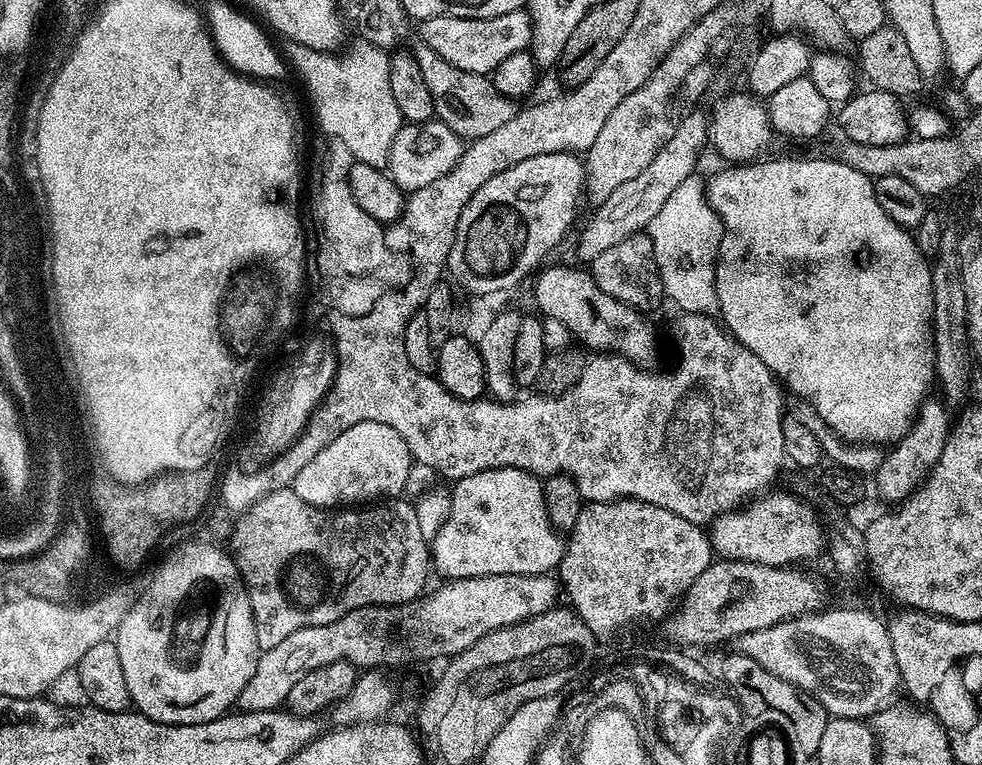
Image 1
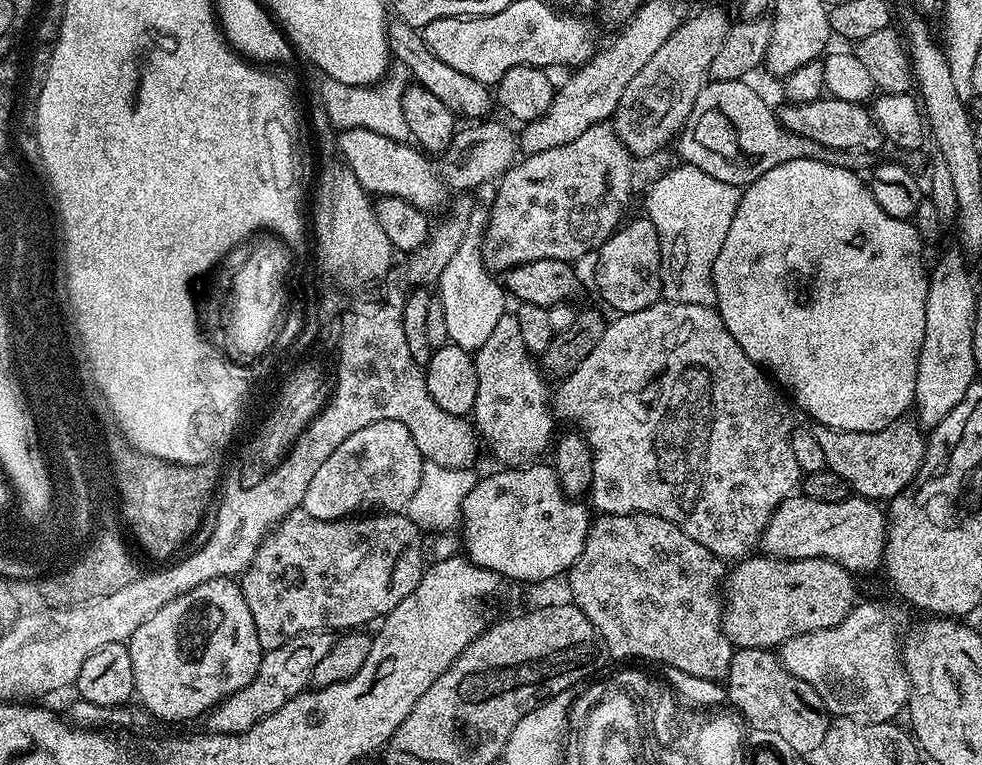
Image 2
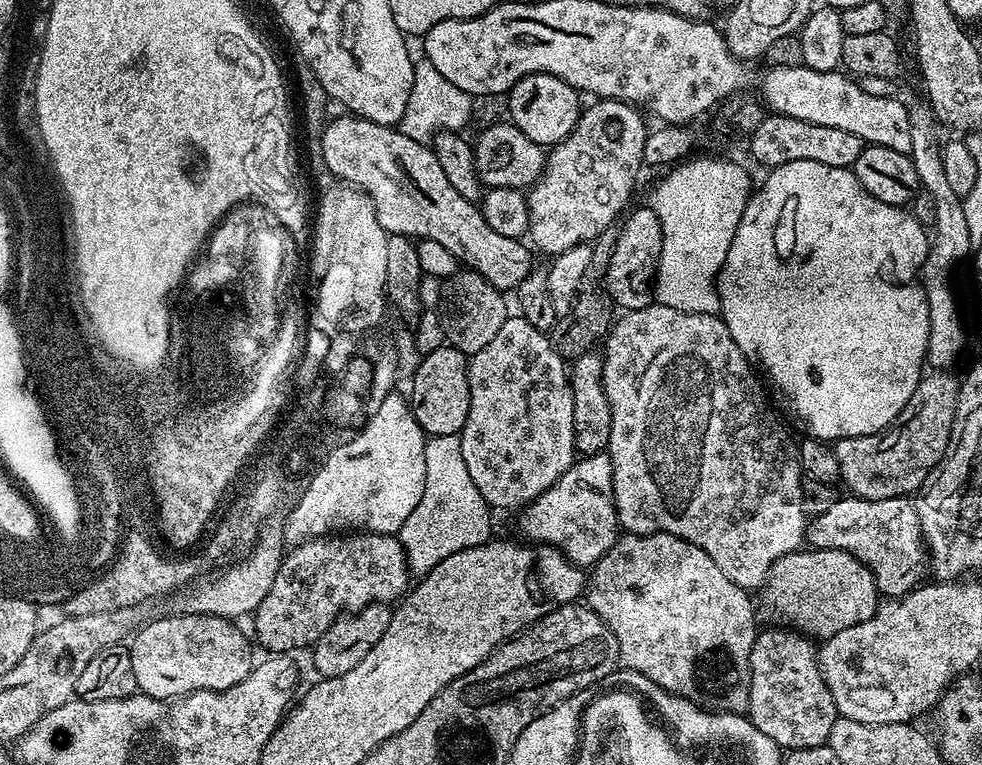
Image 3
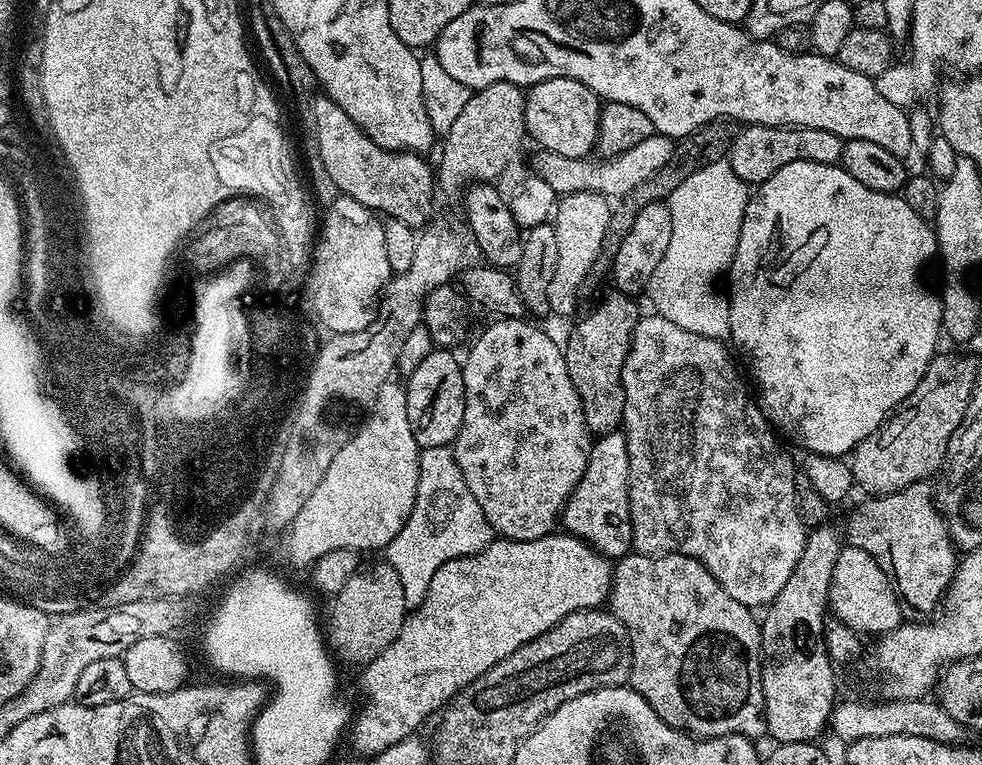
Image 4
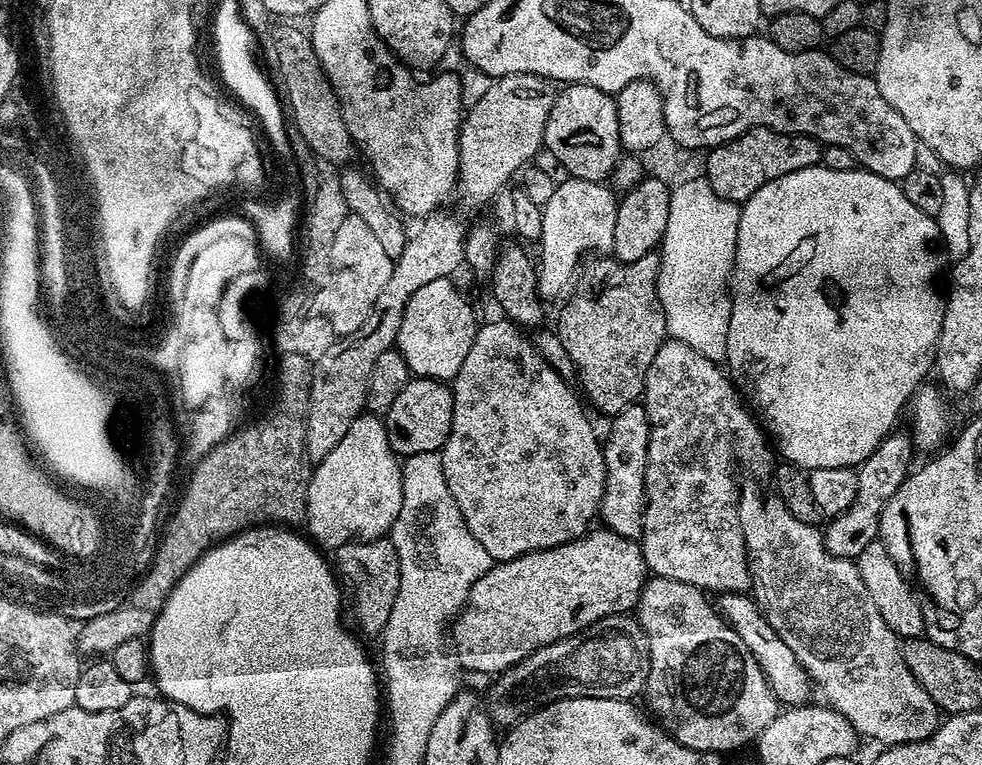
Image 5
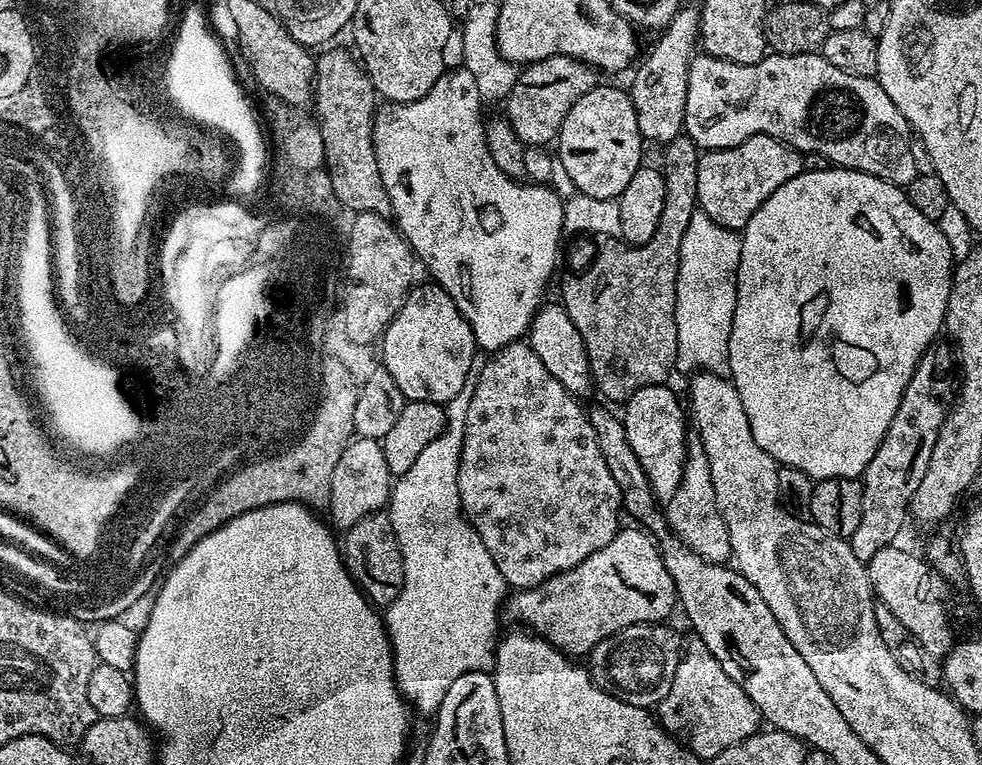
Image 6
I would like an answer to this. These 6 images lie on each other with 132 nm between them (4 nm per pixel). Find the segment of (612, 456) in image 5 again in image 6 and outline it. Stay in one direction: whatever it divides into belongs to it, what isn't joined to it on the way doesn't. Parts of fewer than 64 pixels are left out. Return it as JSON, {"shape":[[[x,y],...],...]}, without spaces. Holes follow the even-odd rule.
{"shape":[[[667,383],[642,386],[642,390],[635,392],[622,404],[626,439],[638,458],[638,466],[644,471],[652,492],[661,502],[674,498],[674,490],[678,490],[680,479],[684,476],[686,459],[686,439],[684,440],[686,410],[681,397],[679,400],[668,387]]]}

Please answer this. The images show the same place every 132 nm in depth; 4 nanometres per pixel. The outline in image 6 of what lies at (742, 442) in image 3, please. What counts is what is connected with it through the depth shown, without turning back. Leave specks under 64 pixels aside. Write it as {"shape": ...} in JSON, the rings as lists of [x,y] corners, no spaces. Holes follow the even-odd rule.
{"shape":[[[699,442],[687,445],[684,476],[680,479],[678,490],[674,490],[674,498],[666,502],[666,515],[672,533],[703,560],[722,564],[729,559],[728,531],[714,498],[714,486],[710,482],[710,466],[704,445]]]}

